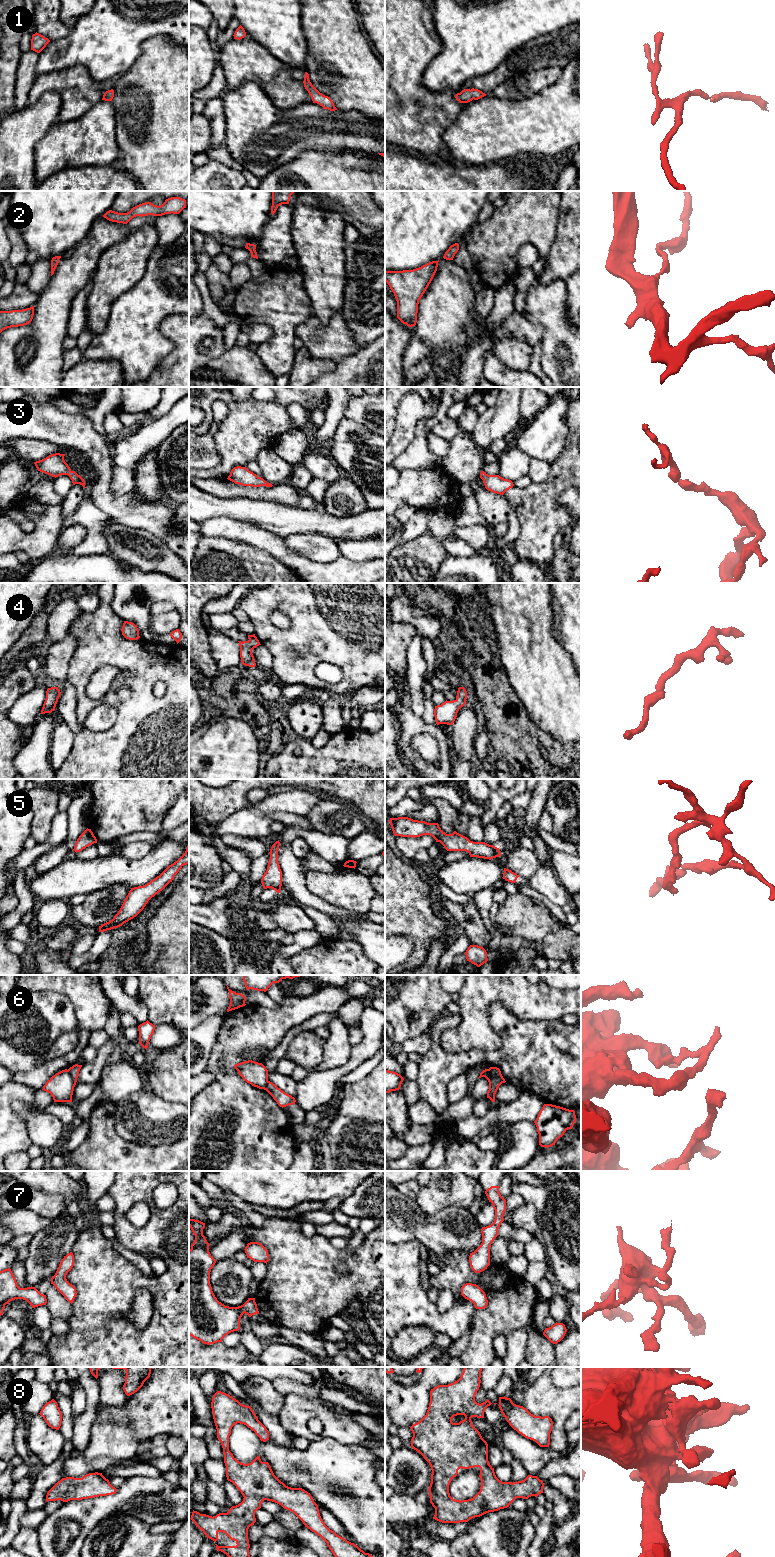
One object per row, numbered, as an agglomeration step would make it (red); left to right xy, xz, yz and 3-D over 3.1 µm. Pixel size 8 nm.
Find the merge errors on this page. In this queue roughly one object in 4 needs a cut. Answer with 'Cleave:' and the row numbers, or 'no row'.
Cleave: 6

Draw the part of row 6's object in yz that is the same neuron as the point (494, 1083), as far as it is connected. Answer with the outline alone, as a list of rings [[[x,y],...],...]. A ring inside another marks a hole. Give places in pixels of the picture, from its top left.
[[[490,1068],[485,1069],[480,1073],[479,1078],[485,1077],[489,1082],[489,1090],[487,1092],[487,1098],[489,1098],[492,1102],[495,1102],[495,1094],[501,1085],[501,1082],[498,1078],[491,1072]]]

